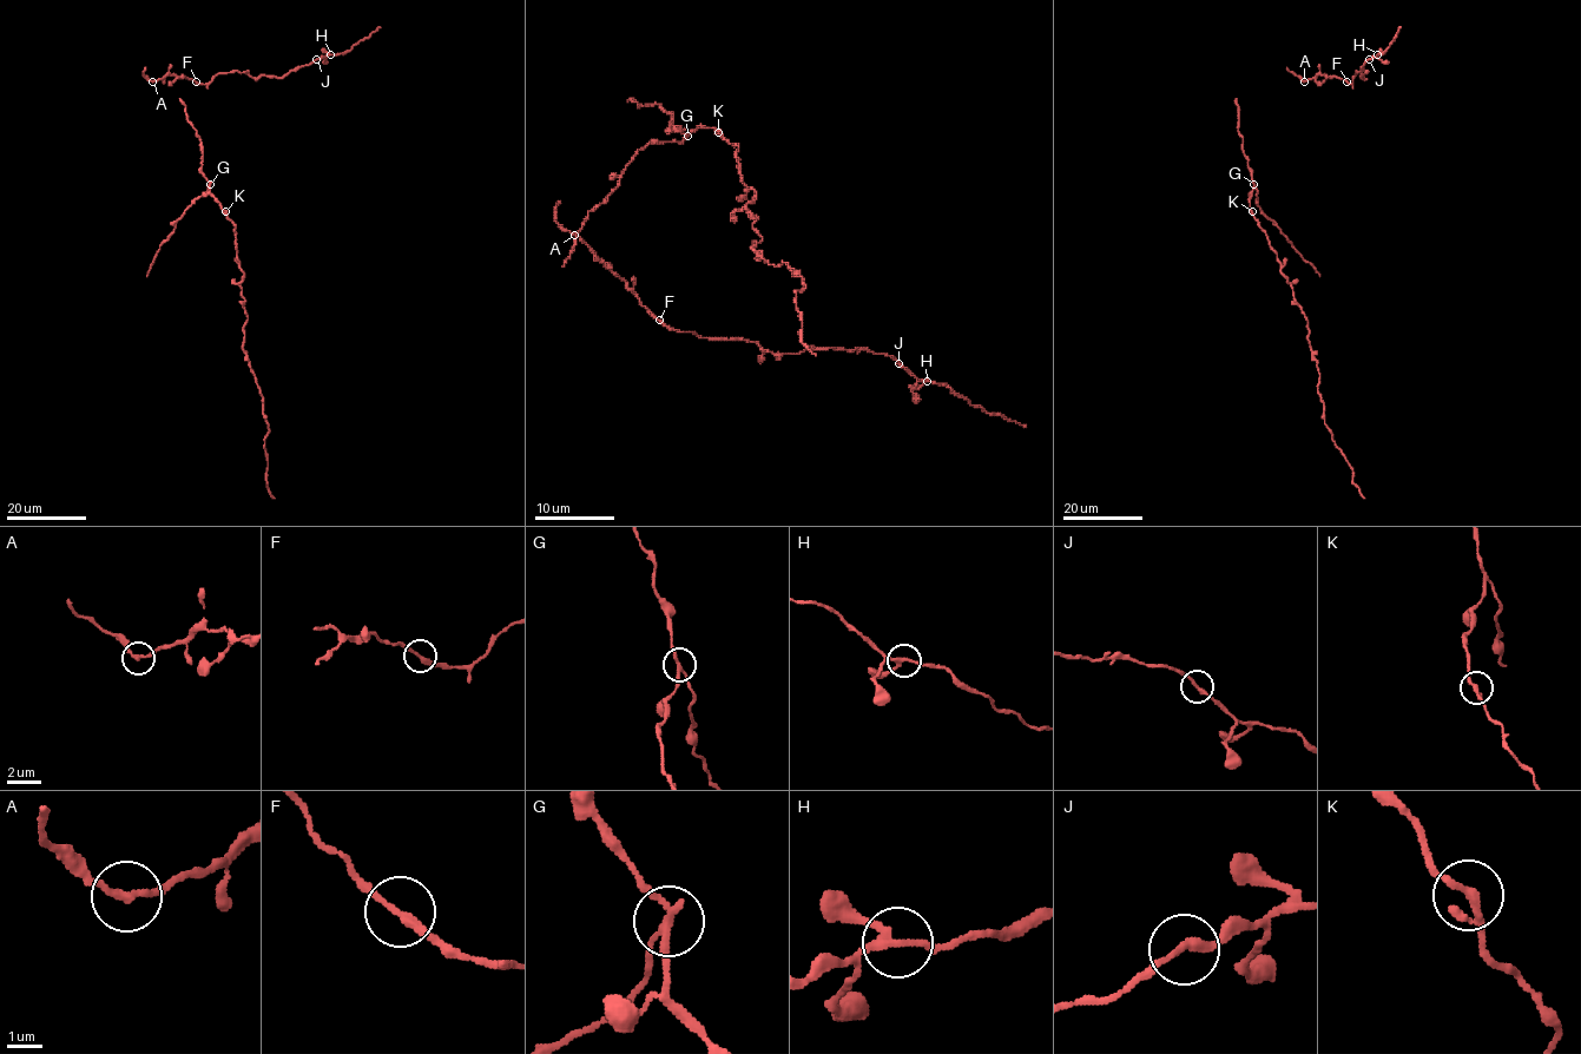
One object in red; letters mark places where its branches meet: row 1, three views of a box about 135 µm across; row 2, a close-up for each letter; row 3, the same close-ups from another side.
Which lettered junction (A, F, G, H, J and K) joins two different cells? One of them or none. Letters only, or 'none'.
G

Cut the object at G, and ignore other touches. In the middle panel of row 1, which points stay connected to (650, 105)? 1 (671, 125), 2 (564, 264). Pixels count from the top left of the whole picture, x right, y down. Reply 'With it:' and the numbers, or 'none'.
With it: 1

